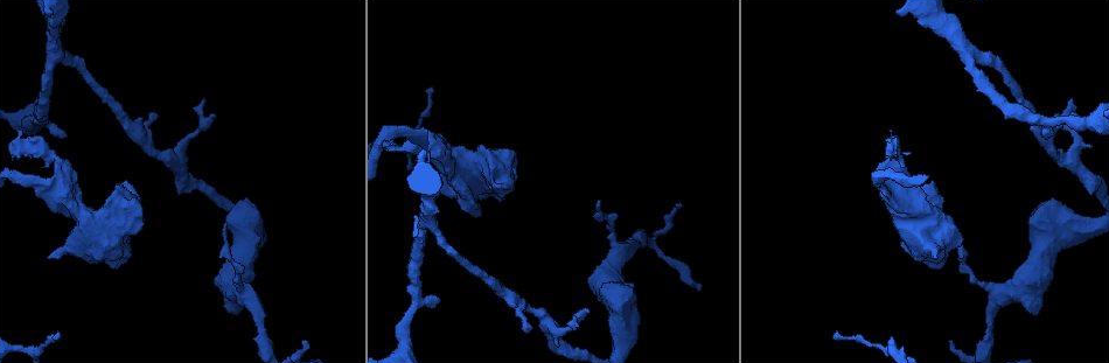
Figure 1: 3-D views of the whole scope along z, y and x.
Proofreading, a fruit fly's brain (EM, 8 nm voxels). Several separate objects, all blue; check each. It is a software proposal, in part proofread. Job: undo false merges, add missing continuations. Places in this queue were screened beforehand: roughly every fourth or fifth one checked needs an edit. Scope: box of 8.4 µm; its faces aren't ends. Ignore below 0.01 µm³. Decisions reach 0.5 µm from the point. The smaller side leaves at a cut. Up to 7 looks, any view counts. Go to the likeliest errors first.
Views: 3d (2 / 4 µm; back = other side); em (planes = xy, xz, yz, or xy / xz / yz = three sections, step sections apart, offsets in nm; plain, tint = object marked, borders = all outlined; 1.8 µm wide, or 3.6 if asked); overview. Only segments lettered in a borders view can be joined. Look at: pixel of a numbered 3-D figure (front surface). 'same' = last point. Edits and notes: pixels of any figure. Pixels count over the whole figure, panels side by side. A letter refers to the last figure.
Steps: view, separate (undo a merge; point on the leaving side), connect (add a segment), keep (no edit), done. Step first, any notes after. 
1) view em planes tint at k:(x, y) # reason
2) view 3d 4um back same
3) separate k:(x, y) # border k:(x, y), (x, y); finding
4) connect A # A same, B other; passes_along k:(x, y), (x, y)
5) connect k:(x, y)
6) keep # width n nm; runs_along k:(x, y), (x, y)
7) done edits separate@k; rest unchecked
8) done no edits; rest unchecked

view 3d 2um at 1:(49, 258) # thick end

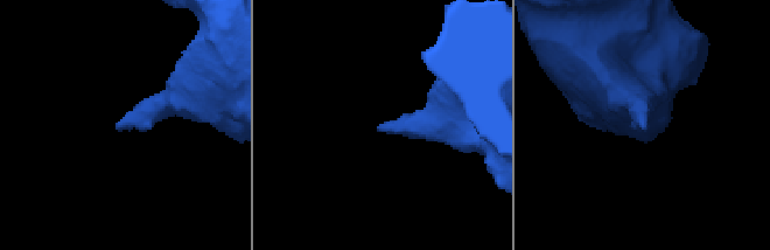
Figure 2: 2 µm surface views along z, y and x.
view em planes borders at 2:(380, 128) # shape alone is not enough

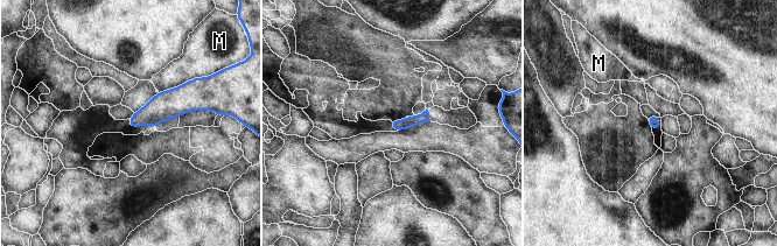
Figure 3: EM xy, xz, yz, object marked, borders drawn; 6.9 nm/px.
keep # longest_contact M 300 nm; M other; border 3:(197, 77), (159, 92); none of them fits

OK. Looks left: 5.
view 3d 2um at 1:(682, 205) # tapers out

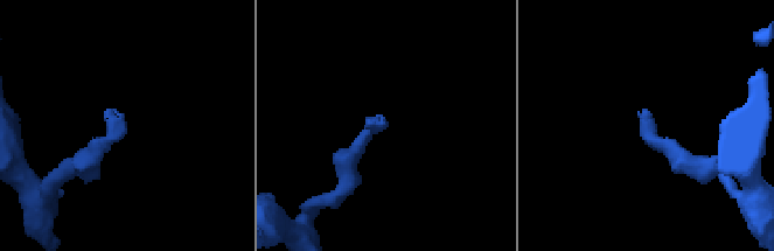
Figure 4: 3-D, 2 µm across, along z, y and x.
view em xy step 4 borders at 4:(381, 117) # now the EM

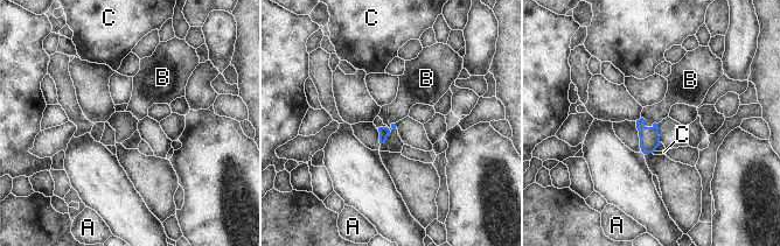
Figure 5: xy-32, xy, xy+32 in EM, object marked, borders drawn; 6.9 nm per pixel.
keep # A other, B other, C other; border 5:(657, 122), (650, 127), (639, 129); none of them fits

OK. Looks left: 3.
view em planes borders at 1:(437, 303) # an open end

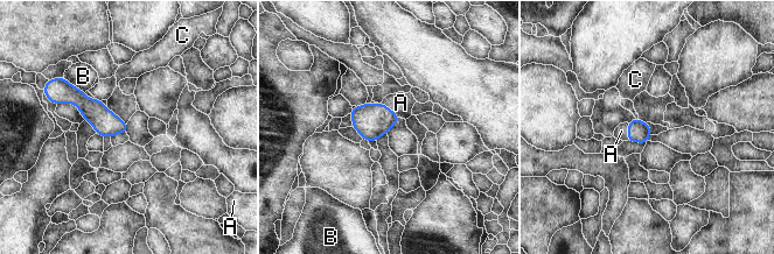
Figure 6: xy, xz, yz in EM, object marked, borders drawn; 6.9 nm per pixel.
connect A # longest_contact B 170 nm; A same, B other, C other; passes_along 6:(371, 121), (391, 110), (401, 103); it goes on there

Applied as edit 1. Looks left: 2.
done edits connect@6; rest unchecked

